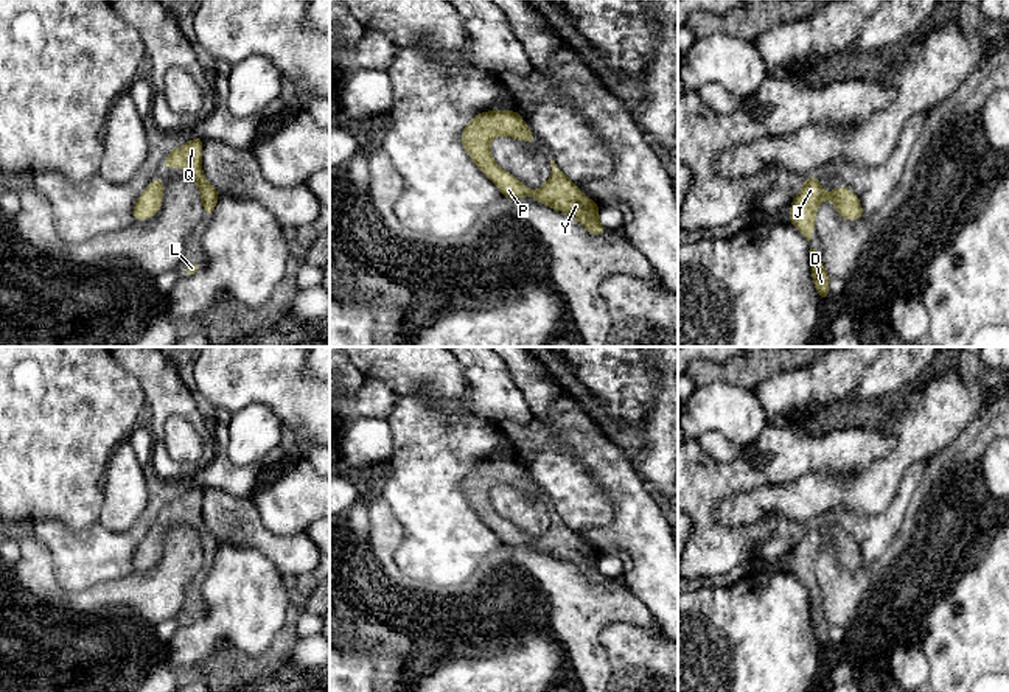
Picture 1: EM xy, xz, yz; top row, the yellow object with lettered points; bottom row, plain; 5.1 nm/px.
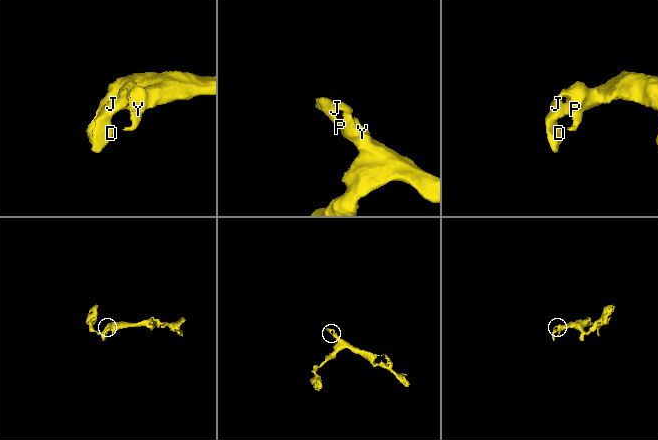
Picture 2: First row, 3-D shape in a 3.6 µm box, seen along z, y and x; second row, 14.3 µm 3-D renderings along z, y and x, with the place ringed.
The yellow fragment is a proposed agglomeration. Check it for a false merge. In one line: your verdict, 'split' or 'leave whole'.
leave whole

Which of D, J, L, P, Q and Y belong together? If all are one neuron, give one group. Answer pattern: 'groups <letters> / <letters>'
groups D J L P Q Y

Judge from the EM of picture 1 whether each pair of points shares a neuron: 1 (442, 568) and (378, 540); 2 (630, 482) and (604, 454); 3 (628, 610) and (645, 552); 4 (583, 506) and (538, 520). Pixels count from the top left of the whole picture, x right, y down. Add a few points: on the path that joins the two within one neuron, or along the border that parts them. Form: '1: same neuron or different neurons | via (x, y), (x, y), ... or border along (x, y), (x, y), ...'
1: different neurons | border along (391, 512), (401, 529), (395, 554), (398, 568)
2: same neuron | via (624, 476), (608, 461)
3: different neurons | border along (619, 580), (656, 621)
4: different neurons | border along (543, 498), (551, 506)

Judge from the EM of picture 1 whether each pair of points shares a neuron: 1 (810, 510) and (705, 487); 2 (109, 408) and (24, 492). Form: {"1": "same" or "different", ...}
{"1": "different", "2": "same"}

